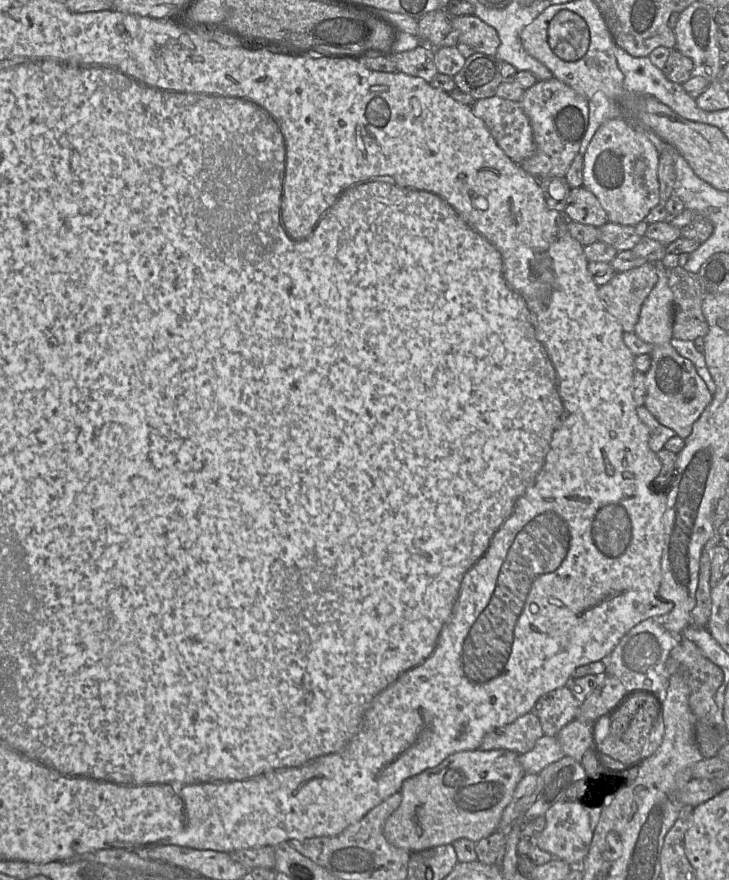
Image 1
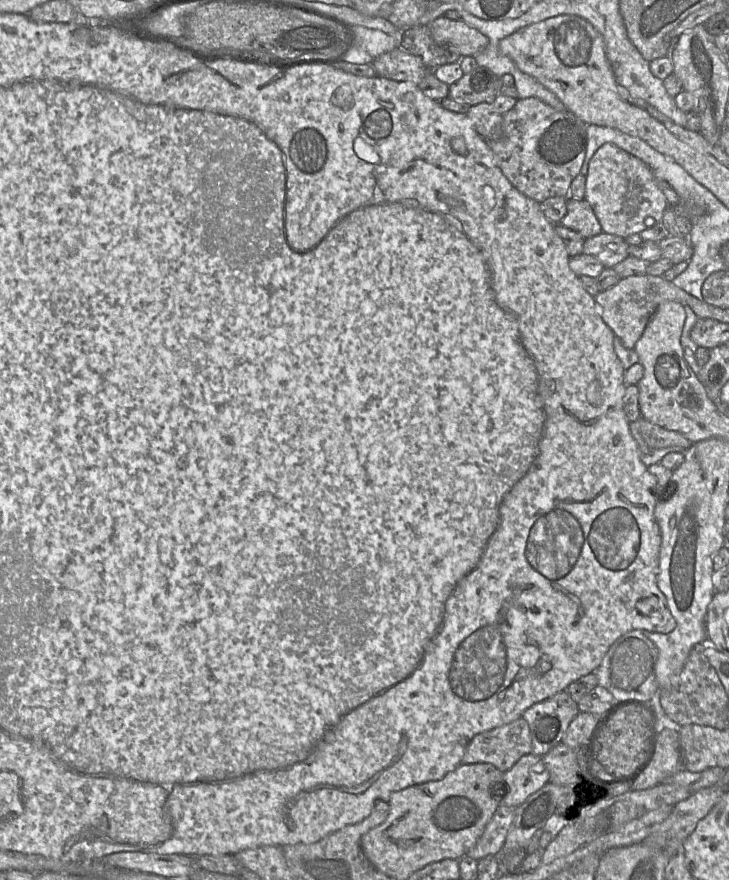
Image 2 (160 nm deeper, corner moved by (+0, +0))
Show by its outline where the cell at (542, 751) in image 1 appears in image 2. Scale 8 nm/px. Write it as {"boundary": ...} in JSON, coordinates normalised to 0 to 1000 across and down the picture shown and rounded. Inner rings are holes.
{"boundary":[[[726,856],[691,877],[690,890],[695,893],[695,901],[686,915],[711,917],[752,889],[753,876],[743,860]]]}

